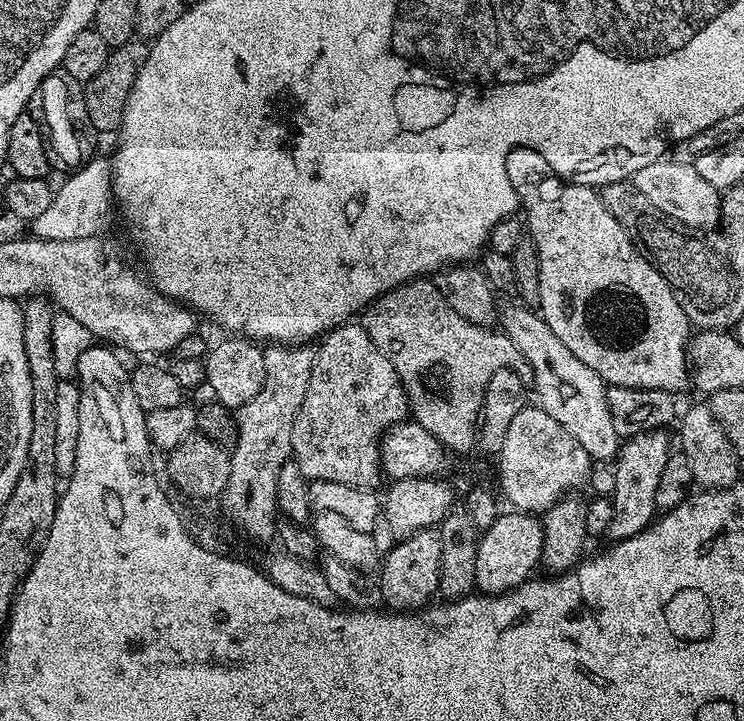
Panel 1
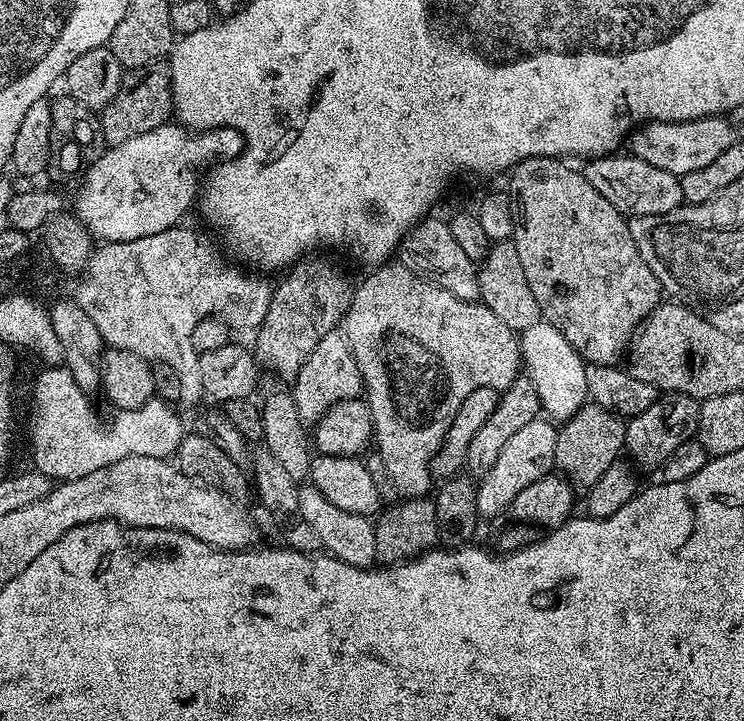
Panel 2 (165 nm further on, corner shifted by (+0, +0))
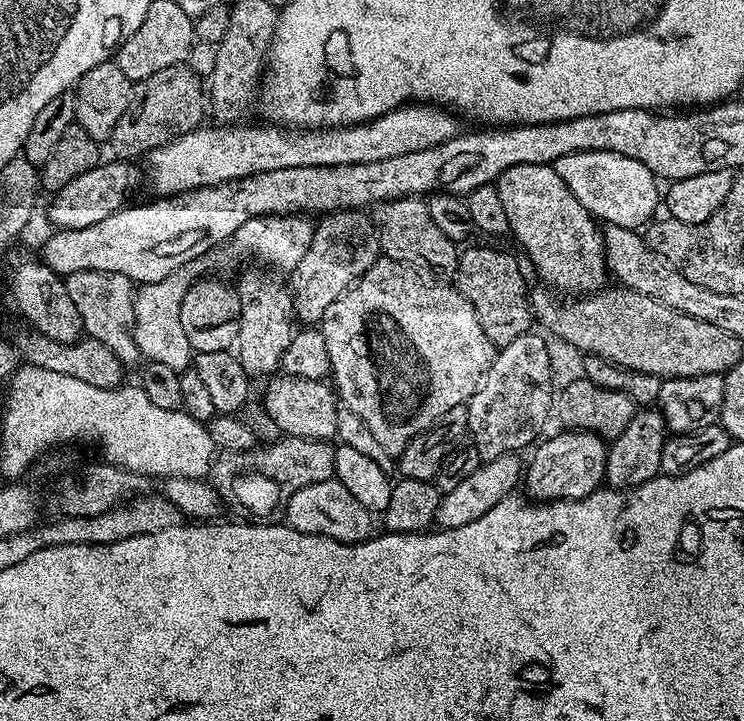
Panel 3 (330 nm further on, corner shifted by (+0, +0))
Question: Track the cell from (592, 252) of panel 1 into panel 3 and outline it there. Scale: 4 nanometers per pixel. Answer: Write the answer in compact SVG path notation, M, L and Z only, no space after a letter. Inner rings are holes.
M553 165L510 166L510 170L506 170L496 179L495 186L498 194L502 194L511 239L516 239L524 247L529 262L536 267L537 274L545 280L541 281L549 289L568 298L579 298L599 292L605 287L604 279L609 279L610 269L607 254L604 252L604 233L601 225L570 192L570 186L558 176Z

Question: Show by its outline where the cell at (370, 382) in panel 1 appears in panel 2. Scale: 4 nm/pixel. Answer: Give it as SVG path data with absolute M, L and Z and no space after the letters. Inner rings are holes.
M333 330L326 333L318 346L310 350L306 362L298 370L294 377L294 386L290 391L294 402L298 406L298 414L305 422L315 422L323 416L327 408L343 400L355 400L361 395L364 387L364 379L360 377L360 371L352 353L348 351L348 343L339 331Z

